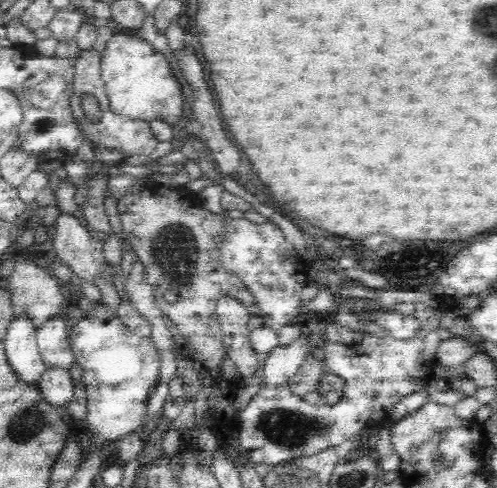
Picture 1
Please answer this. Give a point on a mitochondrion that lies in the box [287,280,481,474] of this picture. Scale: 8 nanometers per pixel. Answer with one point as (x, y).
(442, 460)

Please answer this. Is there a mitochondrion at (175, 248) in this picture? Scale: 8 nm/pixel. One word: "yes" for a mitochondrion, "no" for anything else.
yes

